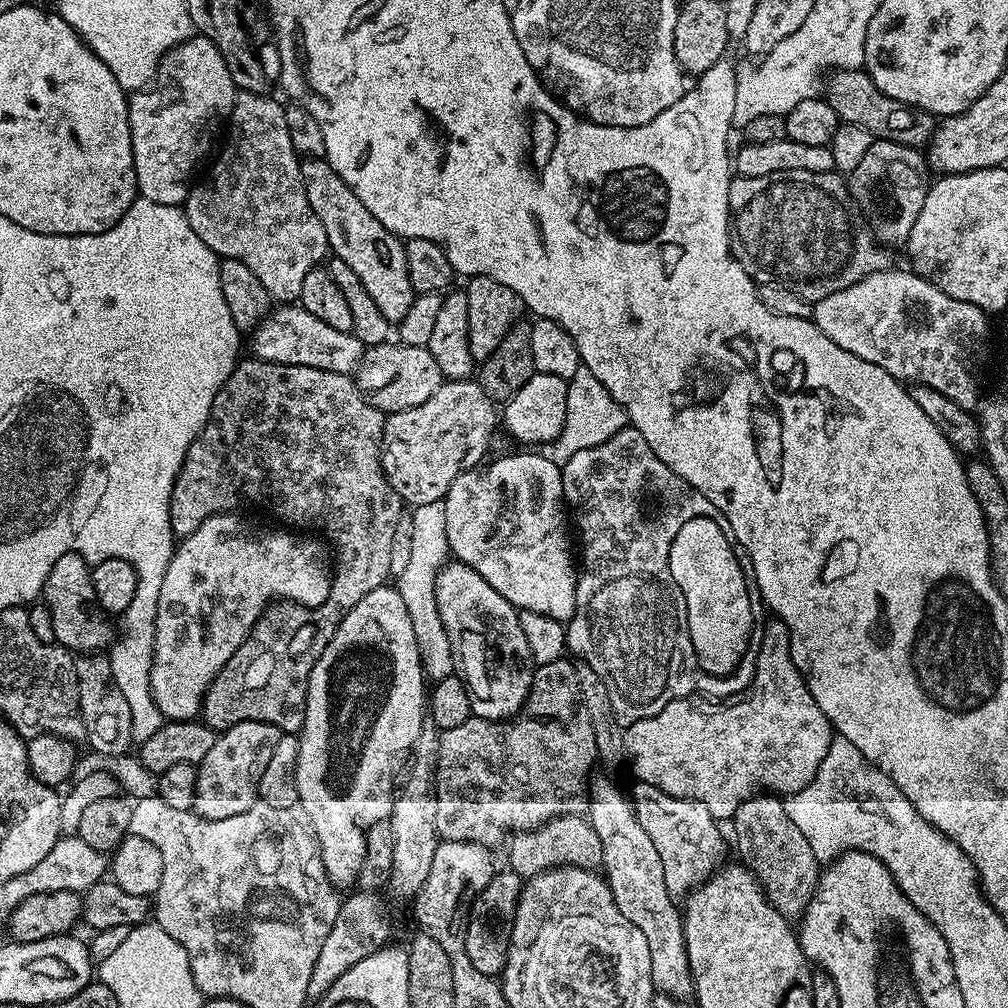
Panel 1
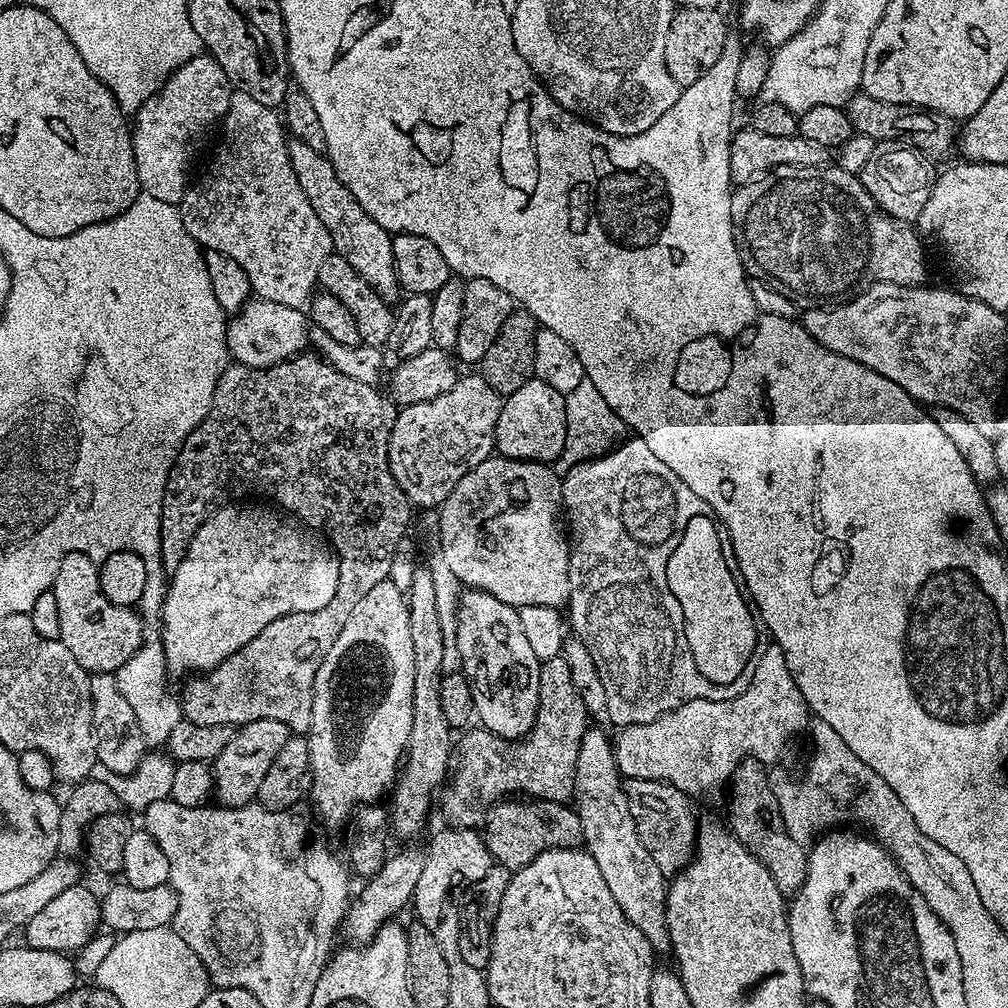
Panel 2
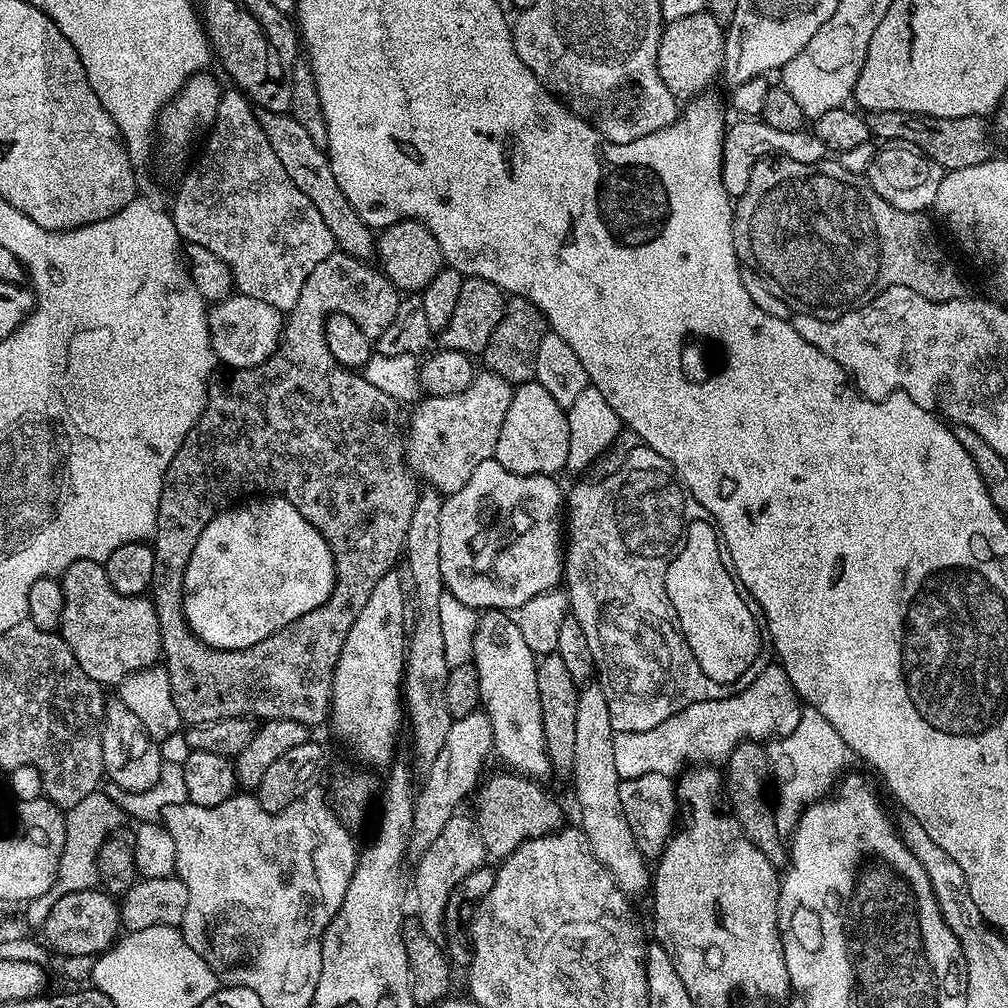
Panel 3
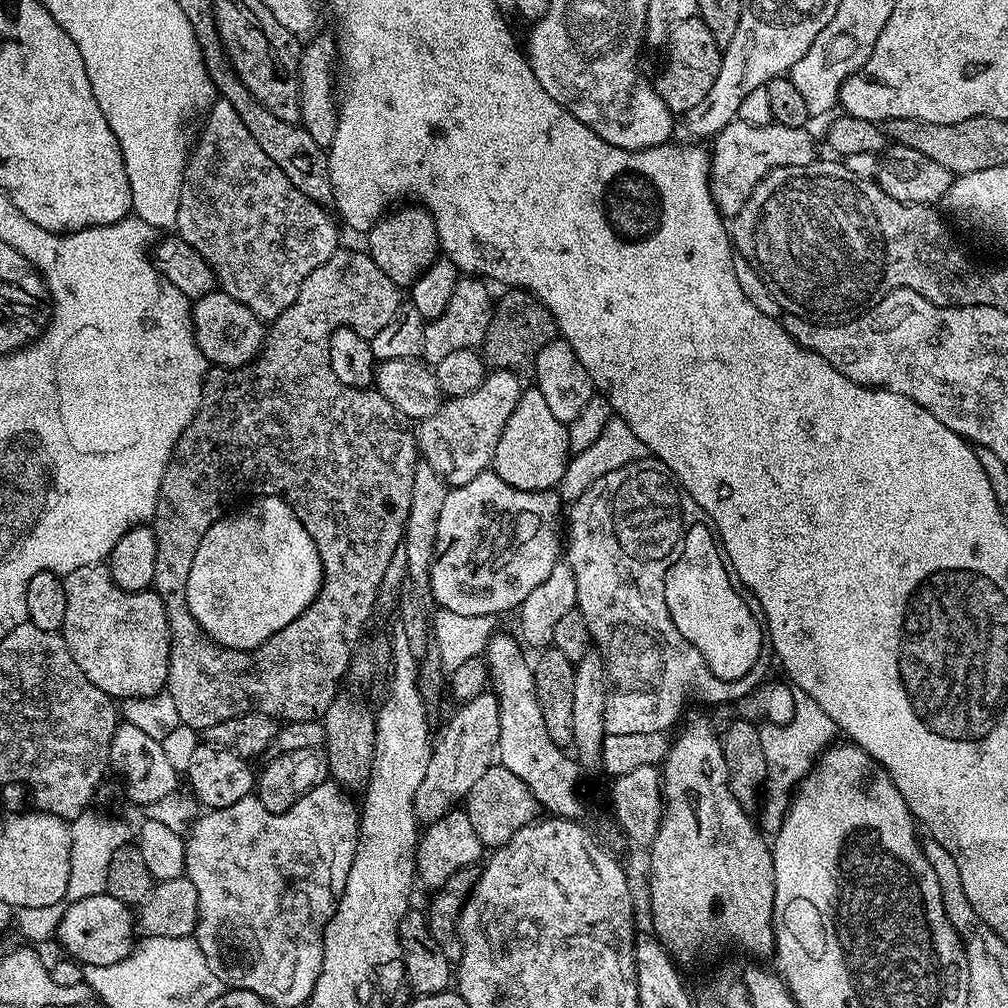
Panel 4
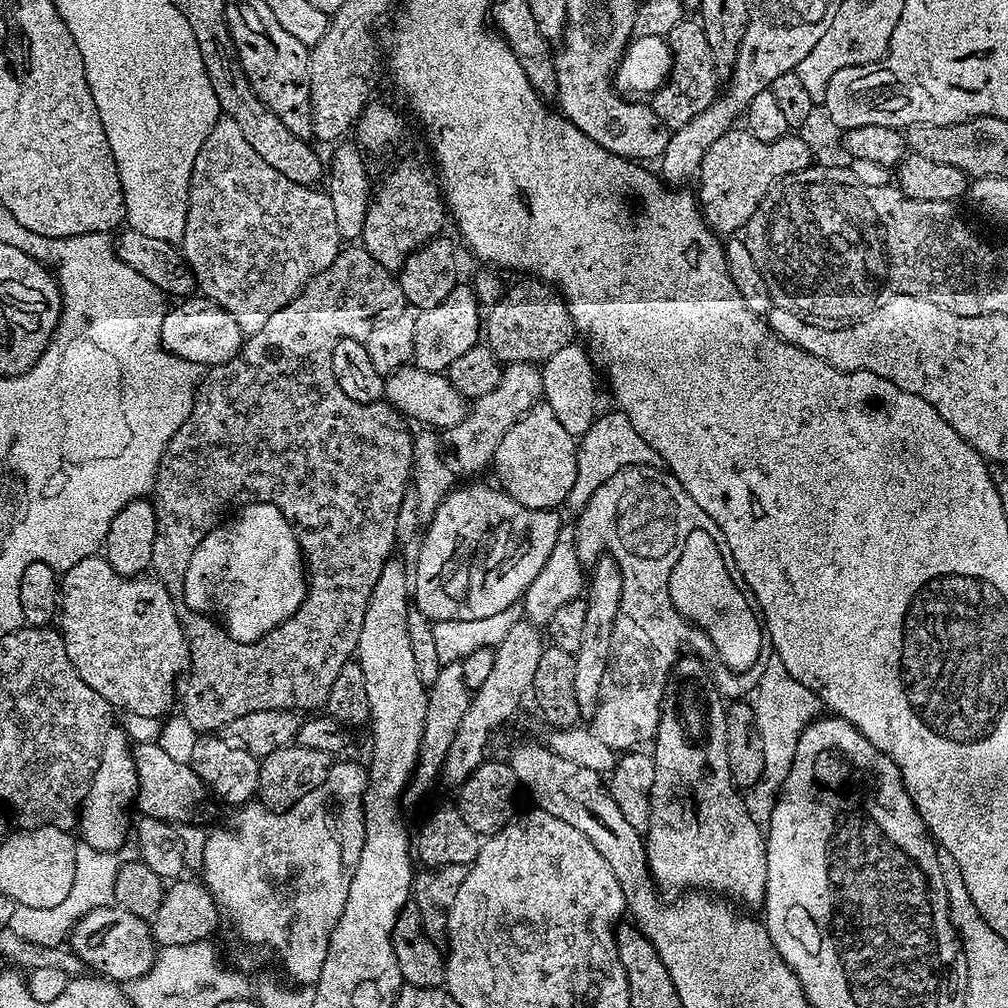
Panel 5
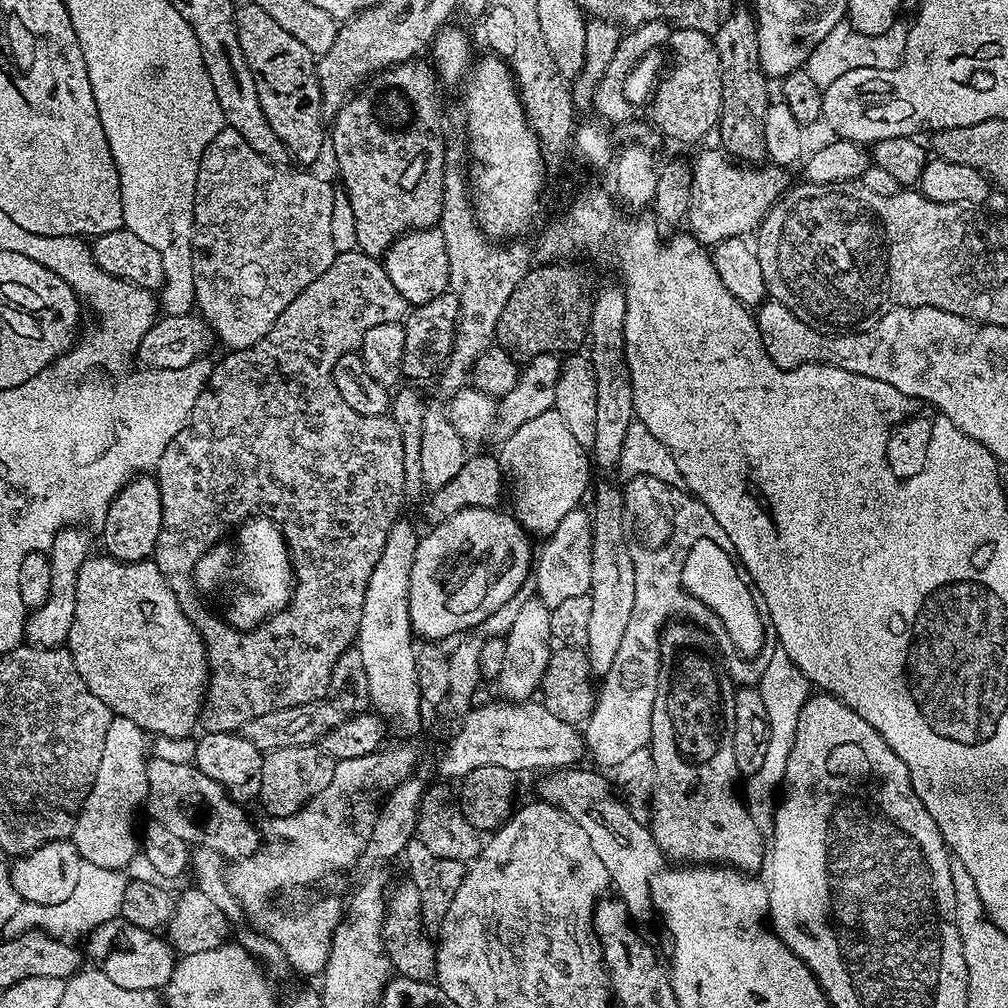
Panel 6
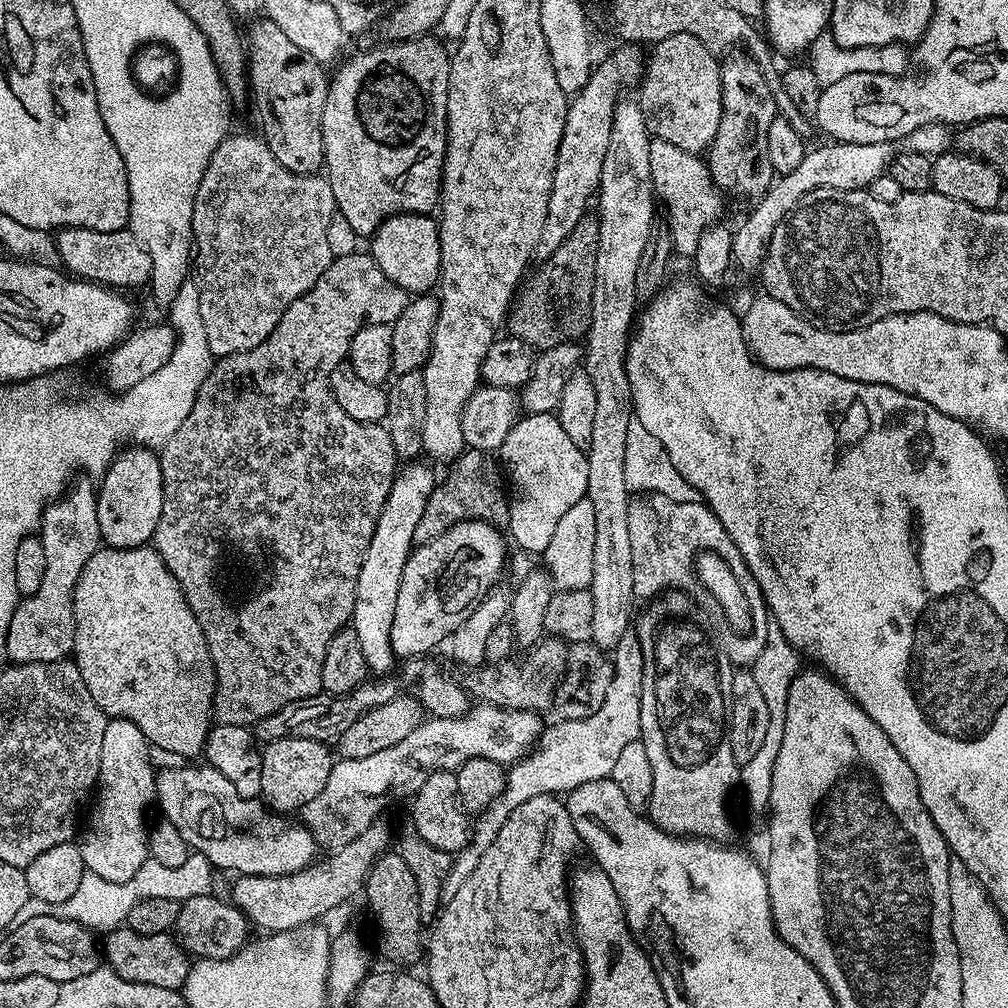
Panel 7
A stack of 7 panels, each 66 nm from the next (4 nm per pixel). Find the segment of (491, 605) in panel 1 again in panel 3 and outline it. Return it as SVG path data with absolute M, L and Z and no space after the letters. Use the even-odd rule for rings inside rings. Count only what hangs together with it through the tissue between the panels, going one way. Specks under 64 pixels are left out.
M488 610L479 617L474 630L470 663L478 670L478 690L483 712L493 727L495 755L506 760L511 769L532 778L541 778L552 767L544 745L542 702L538 698L538 658L526 646L522 630L504 610Z

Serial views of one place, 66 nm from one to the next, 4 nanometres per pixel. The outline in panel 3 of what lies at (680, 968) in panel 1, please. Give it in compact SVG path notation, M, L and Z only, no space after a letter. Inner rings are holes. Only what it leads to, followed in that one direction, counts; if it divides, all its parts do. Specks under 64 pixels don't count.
M589 682L579 689L579 693L574 762L570 769L572 784L576 787L576 804L580 807L579 827L592 853L610 870L616 885L625 894L647 893L650 864L644 853L636 849L630 822L626 822L626 814L622 810L622 798L618 798L621 779L614 767L614 733L604 687L598 682Z

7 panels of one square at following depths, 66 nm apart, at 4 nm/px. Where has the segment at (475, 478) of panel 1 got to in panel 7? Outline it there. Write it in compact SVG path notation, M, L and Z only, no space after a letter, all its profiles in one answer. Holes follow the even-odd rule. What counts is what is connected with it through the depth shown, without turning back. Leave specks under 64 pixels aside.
M468 520L460 521L454 526L450 526L448 530L440 537L434 538L425 544L419 544L412 549L412 556L406 562L406 570L402 576L402 586L398 590L398 606L394 606L394 626L392 627L392 651L397 657L404 656L403 658L420 658L423 657L423 652L428 652L431 648L436 648L440 643L445 643L446 638L451 637L460 626L462 622L472 611L474 605L481 599L482 594L487 594L497 587L496 584L500 580L500 575L504 572L504 559L508 556L508 548L504 545L506 536L499 527L490 524L486 521Z

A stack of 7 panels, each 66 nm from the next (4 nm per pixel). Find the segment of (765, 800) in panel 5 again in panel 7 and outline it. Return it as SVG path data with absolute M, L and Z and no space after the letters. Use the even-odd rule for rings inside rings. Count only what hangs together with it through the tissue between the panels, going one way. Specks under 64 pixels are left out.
M769 627L766 646L762 654L756 659L756 663L751 665L750 671L754 674L754 682L758 682L758 687L766 698L766 707L770 710L770 730L766 730L766 742L762 742L758 754L750 758L742 766L738 780L744 784L744 800L748 803L748 820L754 827L760 830L767 829L769 818L770 786L774 778L774 762L778 758L778 750L782 746L782 730L786 722L786 702L788 701L788 691L794 682L794 678L801 672L801 657L798 655L792 643L784 637L782 630L778 627Z

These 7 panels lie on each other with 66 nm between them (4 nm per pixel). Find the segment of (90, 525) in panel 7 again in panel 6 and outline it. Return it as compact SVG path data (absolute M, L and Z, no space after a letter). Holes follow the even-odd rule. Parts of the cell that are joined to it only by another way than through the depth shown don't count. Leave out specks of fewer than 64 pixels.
M69 526L63 528L54 538L50 549L50 598L40 608L31 609L24 625L27 643L42 648L55 648L68 639L68 631L74 622L74 594L76 579L82 562L88 559L88 536L83 527Z

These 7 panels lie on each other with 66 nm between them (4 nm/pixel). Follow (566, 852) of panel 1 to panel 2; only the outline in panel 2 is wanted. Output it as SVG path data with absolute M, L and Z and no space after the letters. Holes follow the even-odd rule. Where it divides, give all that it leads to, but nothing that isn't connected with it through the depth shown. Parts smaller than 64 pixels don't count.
M505 798L488 813L482 826L482 835L493 861L501 868L515 870L534 862L540 852L577 847L584 839L584 827L580 824L575 807L567 803L543 798L531 802L520 798Z

